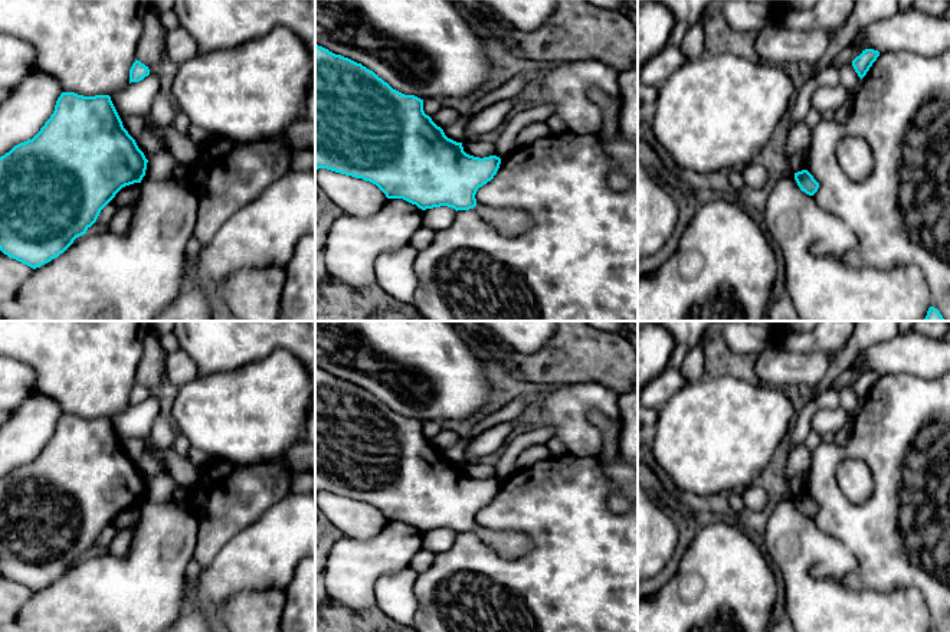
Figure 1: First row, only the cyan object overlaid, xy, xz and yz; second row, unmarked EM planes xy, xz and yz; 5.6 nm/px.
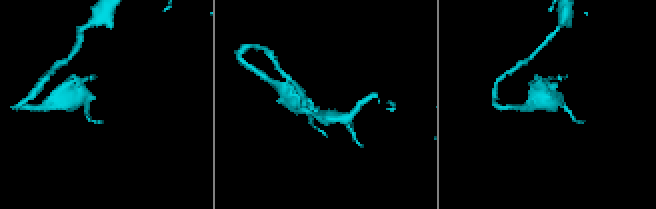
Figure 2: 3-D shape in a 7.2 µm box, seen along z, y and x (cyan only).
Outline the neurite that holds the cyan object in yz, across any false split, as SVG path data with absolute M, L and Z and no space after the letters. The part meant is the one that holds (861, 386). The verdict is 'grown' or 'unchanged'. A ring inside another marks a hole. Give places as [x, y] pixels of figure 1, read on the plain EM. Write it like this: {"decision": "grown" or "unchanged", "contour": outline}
{"decision": "unchanged", "contour": "M865 371L859 379L856 379L852 383L852 389L861 402L867 397L867 394L869 393L869 390L872 389L878 379L879 379L878 373Z"}

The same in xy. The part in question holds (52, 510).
{"decision": "unchanged", "contour": "M62 415L40 453L0 479L0 573L33 592L50 584L86 556L122 510L141 505L147 485L144 475L124 451L109 417Z"}

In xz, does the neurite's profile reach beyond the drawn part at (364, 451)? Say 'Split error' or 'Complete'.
Split error

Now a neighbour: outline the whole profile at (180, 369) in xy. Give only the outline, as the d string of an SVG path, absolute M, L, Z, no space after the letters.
M177 348L173 353L167 353L167 380L176 387L190 383L199 376L199 370L191 358Z

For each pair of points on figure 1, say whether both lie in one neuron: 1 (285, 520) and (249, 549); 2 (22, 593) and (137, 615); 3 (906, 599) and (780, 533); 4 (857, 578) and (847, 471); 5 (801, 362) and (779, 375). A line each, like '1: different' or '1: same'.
1: same
2: different
3: same
4: different
5: same

